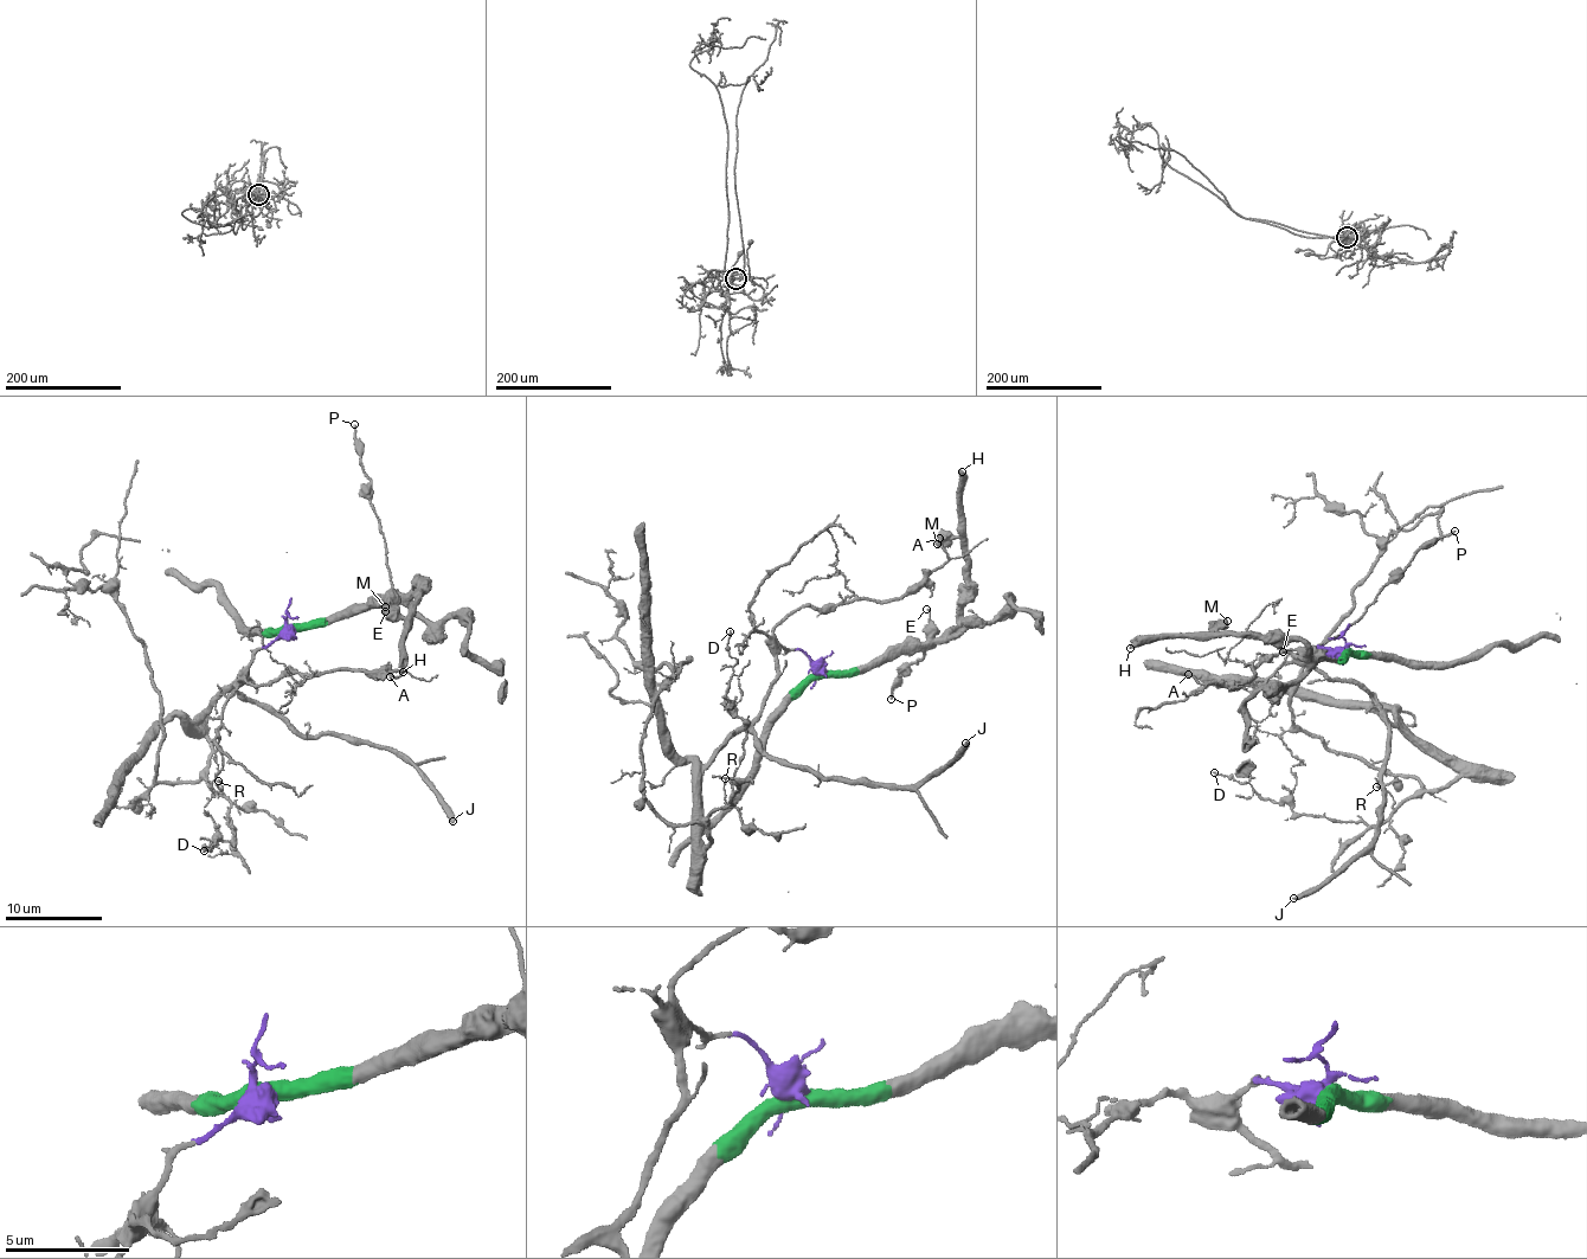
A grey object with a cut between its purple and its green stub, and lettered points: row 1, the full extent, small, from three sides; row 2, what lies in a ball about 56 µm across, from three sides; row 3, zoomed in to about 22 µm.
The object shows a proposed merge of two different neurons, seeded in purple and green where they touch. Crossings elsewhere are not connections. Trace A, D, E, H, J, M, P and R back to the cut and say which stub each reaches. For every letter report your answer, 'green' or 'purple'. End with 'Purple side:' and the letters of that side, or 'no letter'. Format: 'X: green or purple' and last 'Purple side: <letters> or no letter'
A: purple
D: purple
E: green
H: green
J: purple
M: green
P: green
R: purple
Purple side: A, D, J, R

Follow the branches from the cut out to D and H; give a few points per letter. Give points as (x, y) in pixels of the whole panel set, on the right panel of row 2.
D: (1343, 652), (1319, 646), (1309, 663), (1369, 693), (1376, 713), (1459, 773), (1379, 826), (1298, 814), (1213, 772)
H: (1345, 653), (1342, 663), (1327, 659), (1322, 662), (1311, 655), (1302, 641), (1209, 633), (1145, 634), (1130, 648)

